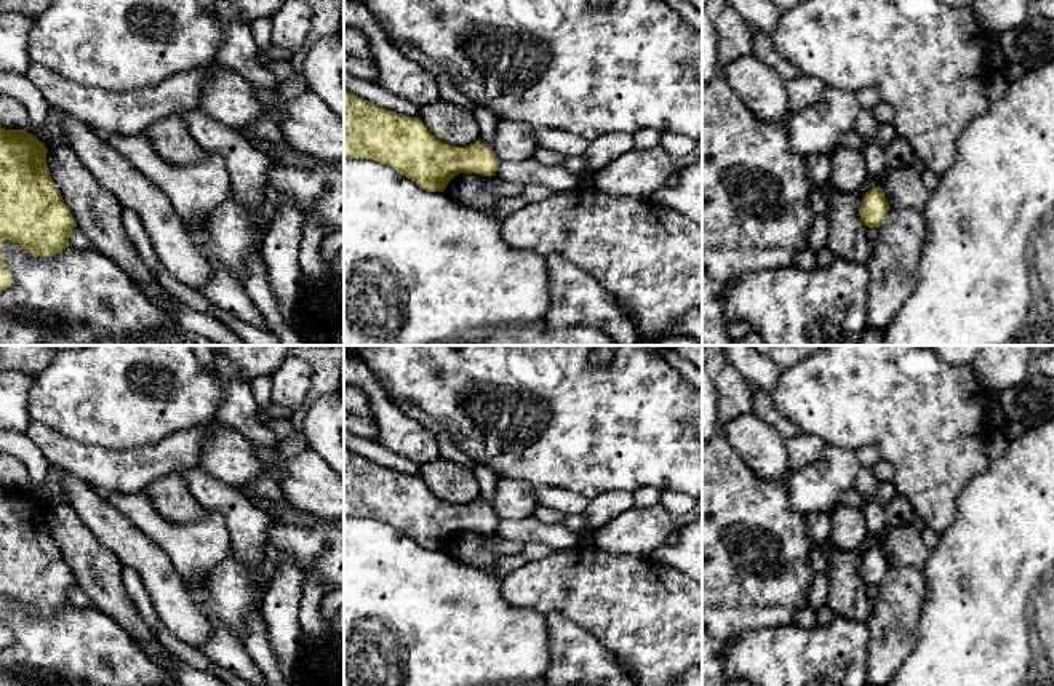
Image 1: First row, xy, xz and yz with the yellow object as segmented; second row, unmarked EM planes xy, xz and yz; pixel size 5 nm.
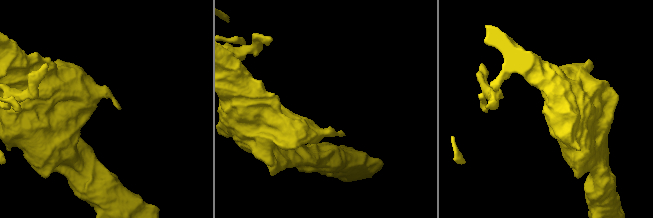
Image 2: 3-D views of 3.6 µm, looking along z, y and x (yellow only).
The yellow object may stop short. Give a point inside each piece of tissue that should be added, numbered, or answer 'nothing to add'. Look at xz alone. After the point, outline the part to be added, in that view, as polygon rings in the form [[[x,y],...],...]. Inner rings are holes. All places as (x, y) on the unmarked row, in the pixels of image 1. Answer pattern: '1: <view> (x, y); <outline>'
1: xz (487, 478); [[[475,464],[472,469],[475,480],[480,486],[480,501],[485,505],[491,505],[493,501],[493,494],[496,491],[497,481],[499,481],[499,475],[488,465],[483,464]]]

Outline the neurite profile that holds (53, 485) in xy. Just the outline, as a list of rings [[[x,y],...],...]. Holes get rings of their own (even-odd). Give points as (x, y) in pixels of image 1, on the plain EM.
[[[50,467],[50,470],[48,470],[45,488],[51,496],[51,505],[67,504],[66,488],[62,486],[61,475],[56,472],[54,467]]]

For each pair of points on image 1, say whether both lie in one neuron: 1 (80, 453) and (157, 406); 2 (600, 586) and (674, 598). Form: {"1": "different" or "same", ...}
{"1": "different", "2": "same"}

